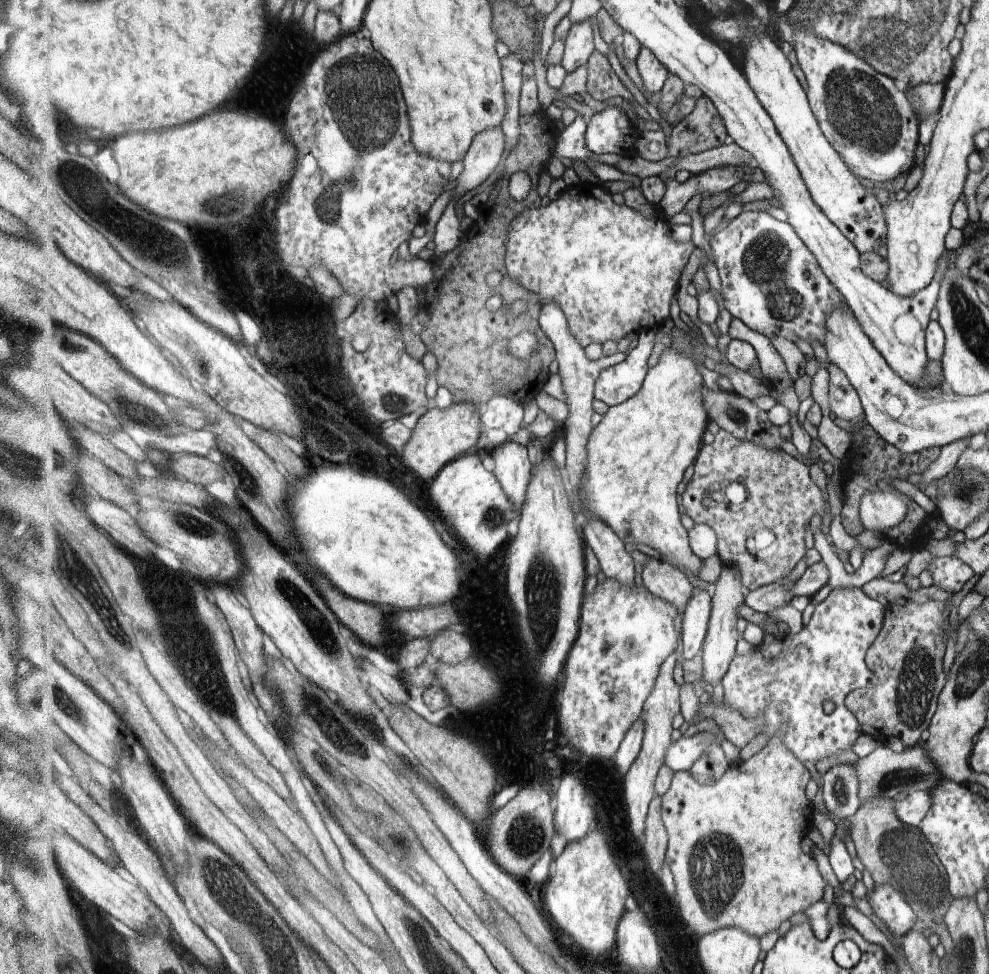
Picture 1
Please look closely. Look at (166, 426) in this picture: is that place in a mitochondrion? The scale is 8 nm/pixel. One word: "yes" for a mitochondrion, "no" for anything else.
no

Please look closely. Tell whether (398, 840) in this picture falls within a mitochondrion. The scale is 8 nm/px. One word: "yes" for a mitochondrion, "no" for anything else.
yes

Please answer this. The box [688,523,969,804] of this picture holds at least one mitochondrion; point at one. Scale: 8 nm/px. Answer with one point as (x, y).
(916, 681)

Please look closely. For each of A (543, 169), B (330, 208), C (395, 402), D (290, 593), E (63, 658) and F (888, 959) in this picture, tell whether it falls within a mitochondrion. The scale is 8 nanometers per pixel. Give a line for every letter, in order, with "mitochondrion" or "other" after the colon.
A: other
B: mitochondrion
C: mitochondrion
D: mitochondrion
E: other
F: other

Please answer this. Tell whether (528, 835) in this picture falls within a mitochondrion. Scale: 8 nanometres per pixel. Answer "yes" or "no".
yes

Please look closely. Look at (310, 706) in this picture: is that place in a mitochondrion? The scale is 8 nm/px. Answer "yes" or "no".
yes

